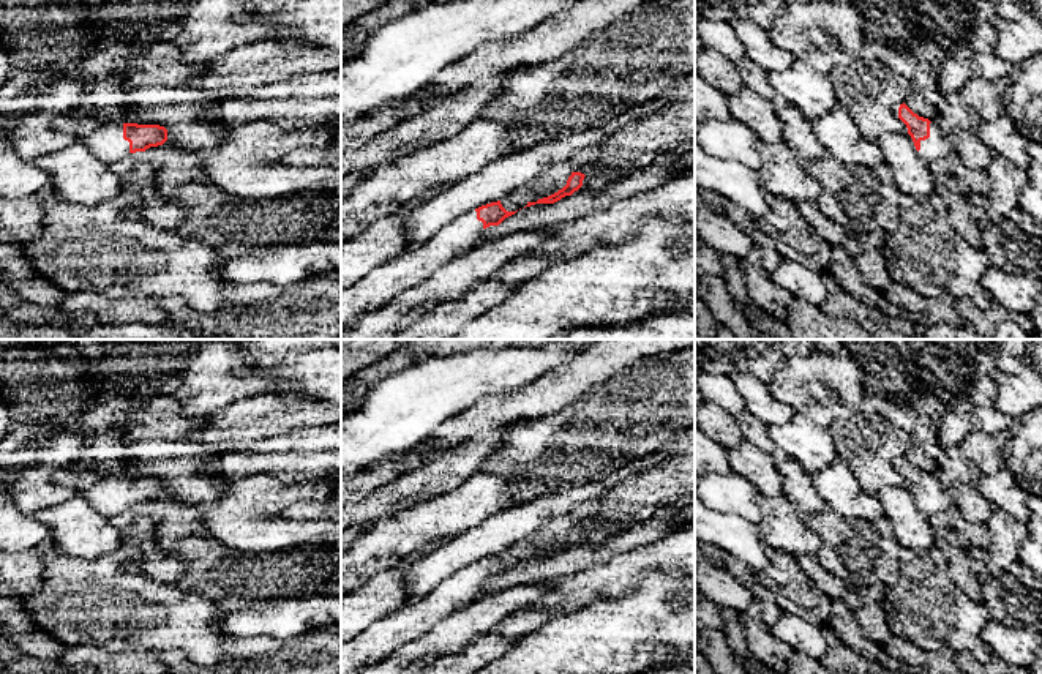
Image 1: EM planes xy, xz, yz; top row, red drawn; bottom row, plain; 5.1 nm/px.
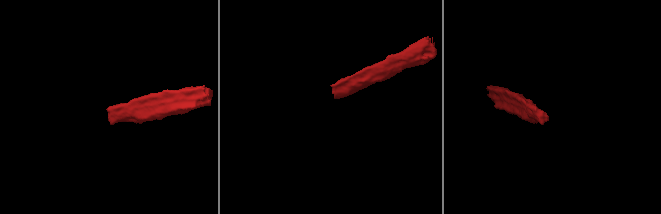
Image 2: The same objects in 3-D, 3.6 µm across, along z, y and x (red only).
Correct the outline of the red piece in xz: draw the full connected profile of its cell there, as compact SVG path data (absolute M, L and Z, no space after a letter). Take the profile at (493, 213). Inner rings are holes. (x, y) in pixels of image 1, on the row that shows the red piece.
M500 200L482 205L452 221L429 240L388 256L384 264L341 290L341 331L363 314L428 281L439 268L472 249L486 227L499 226L515 213L507 212Z

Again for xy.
M62 114L54 120L52 128L76 134L77 142L85 144L99 161L107 164L167 140L167 129L159 125L101 122L90 115Z

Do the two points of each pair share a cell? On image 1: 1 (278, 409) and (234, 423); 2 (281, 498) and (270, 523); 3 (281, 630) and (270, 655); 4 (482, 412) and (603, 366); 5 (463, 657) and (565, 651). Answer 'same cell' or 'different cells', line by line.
1: same cell
2: same cell
3: different cells
4: same cell
5: different cells

